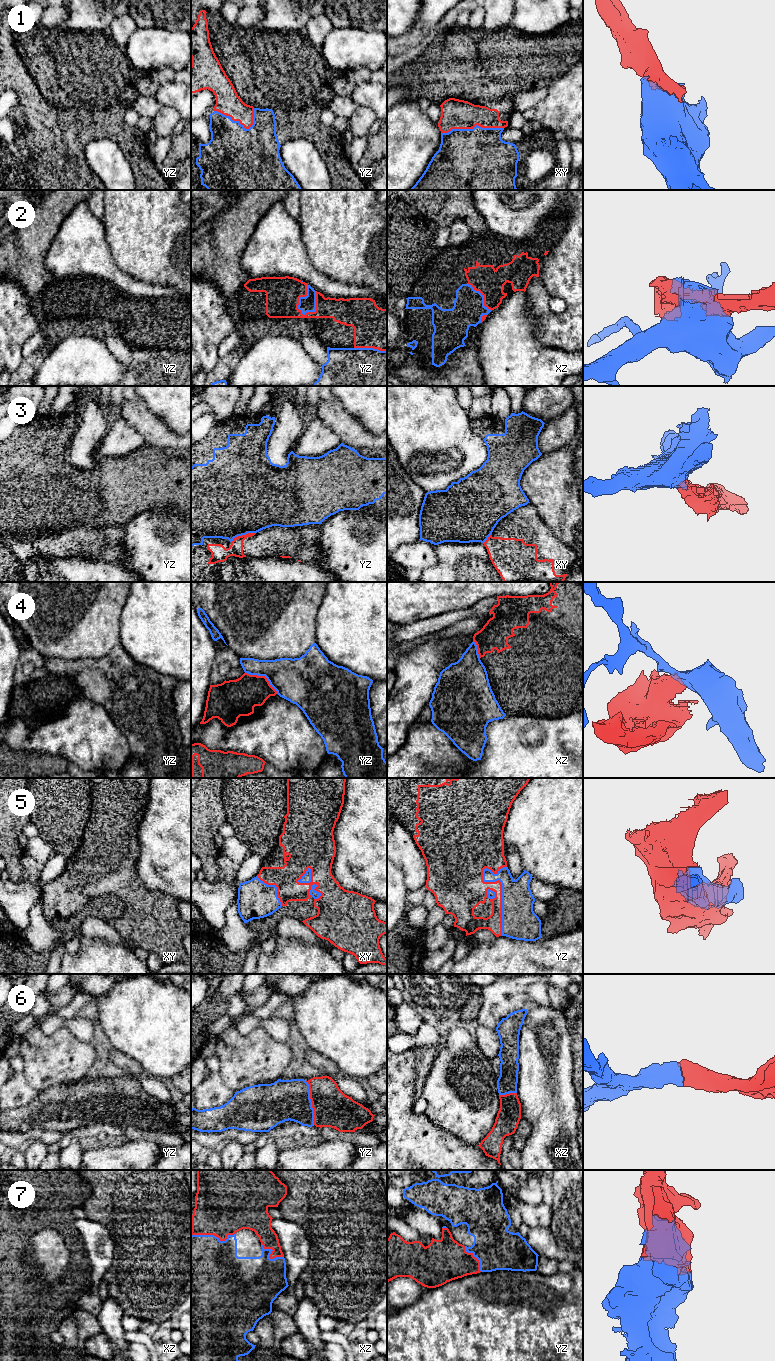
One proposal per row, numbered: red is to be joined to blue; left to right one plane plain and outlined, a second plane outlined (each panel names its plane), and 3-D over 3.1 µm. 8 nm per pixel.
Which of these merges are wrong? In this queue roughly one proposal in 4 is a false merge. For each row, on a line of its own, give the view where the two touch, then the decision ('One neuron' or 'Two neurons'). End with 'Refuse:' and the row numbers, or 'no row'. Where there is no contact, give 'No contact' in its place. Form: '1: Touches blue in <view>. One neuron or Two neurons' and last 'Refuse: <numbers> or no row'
1: Touches blue in xy. One neuron
2: Touches blue in yz. Two neurons
3: Touches blue in yz. Two neurons
4: Touches blue in yz. Two neurons
5: Touches blue in yz. One neuron
6: Touches blue in yz. One neuron
7: Touches blue in xz. One neuron
Refuse: 2, 3, 4

